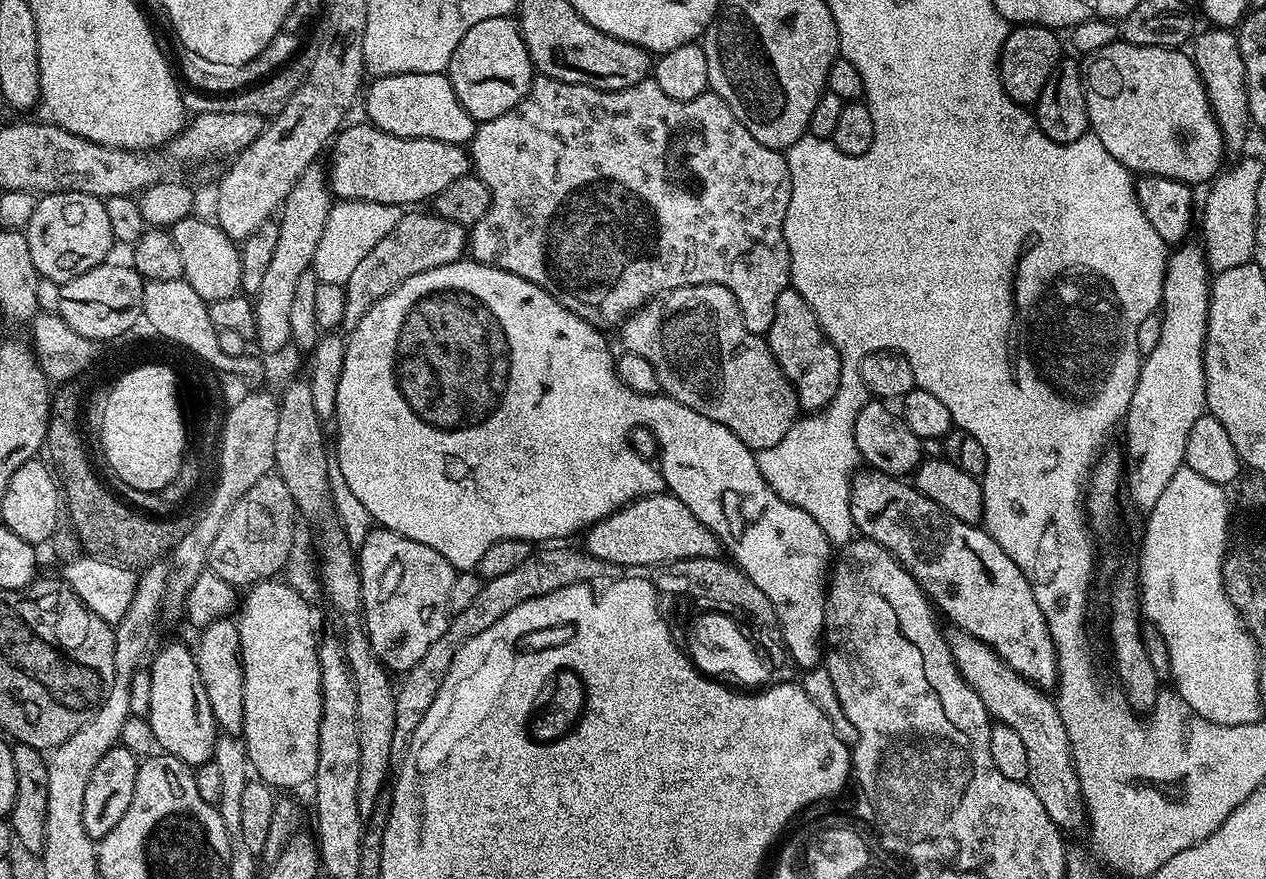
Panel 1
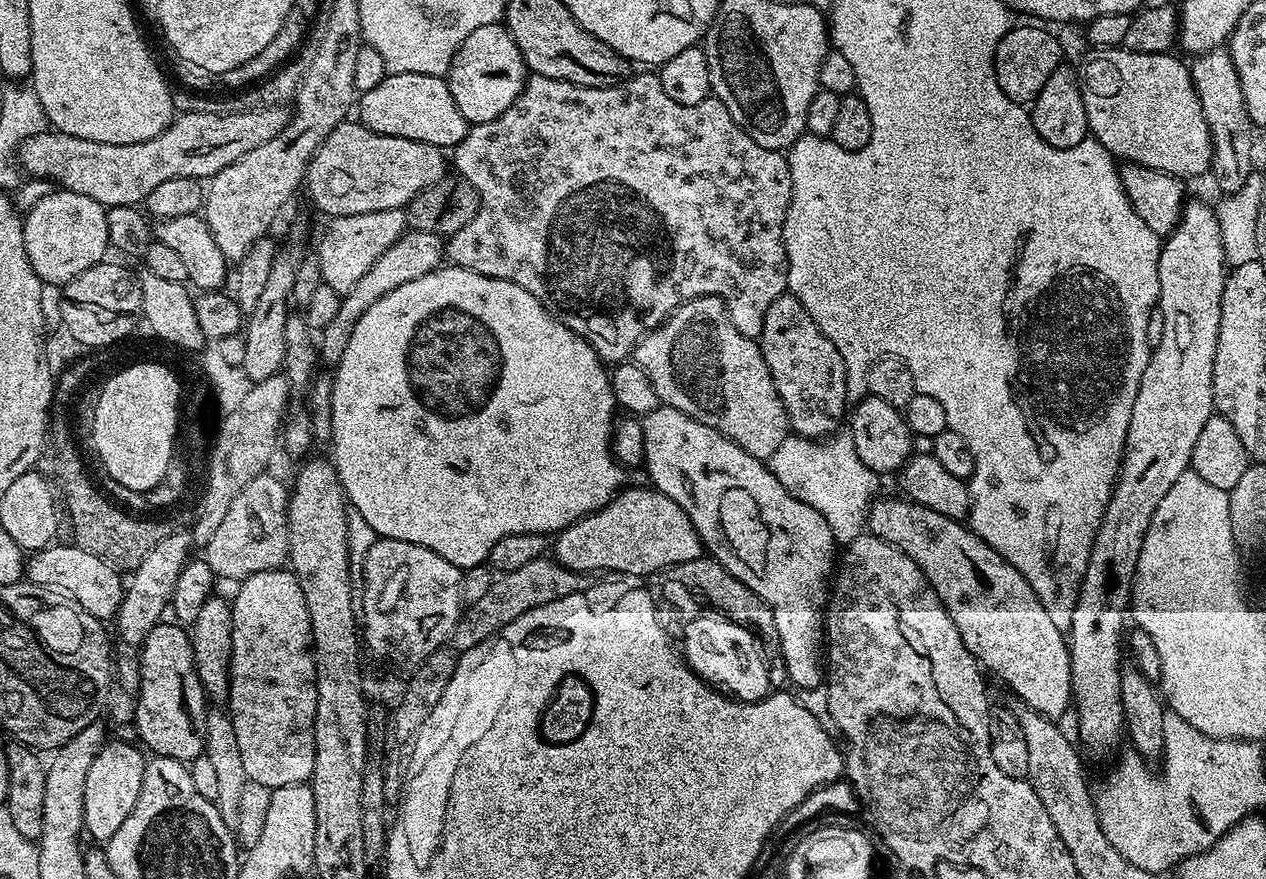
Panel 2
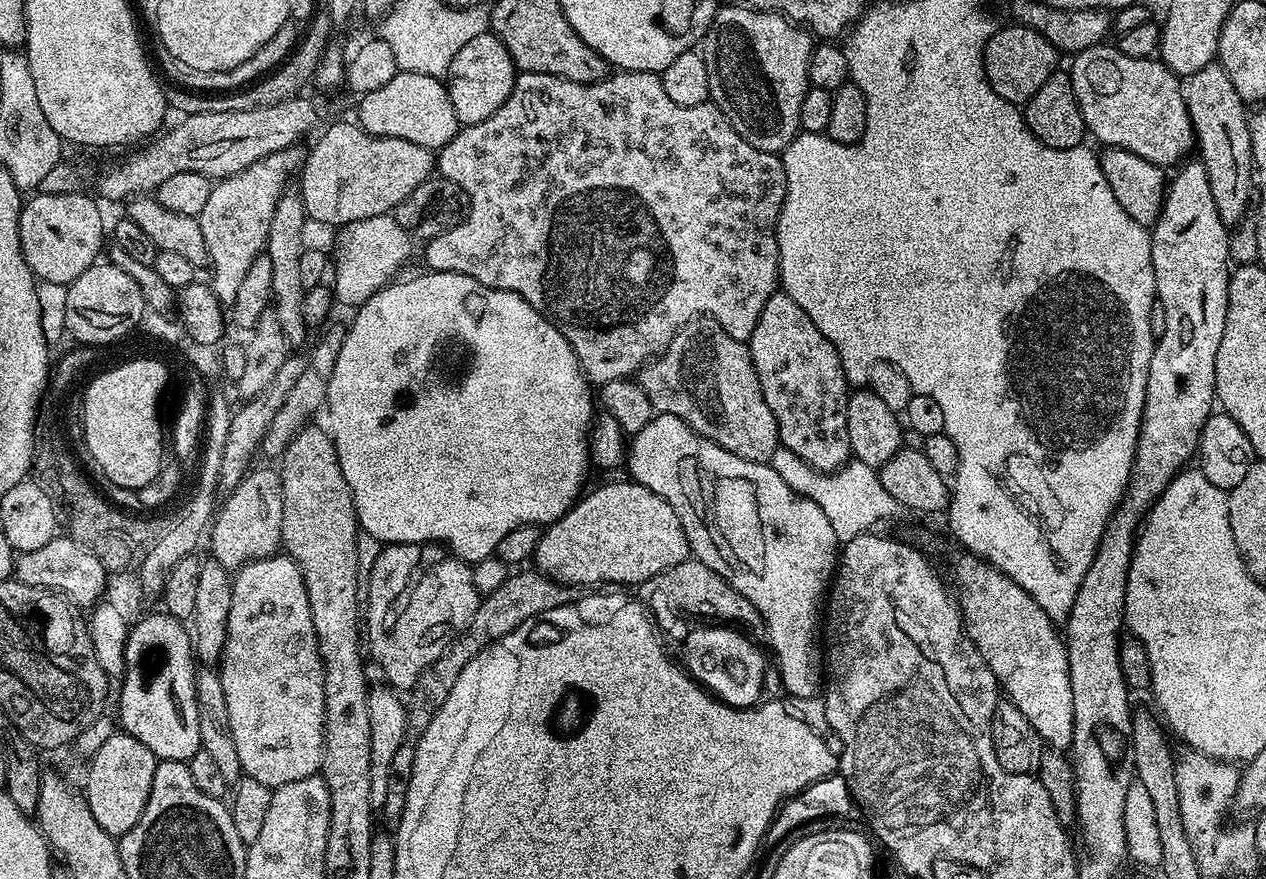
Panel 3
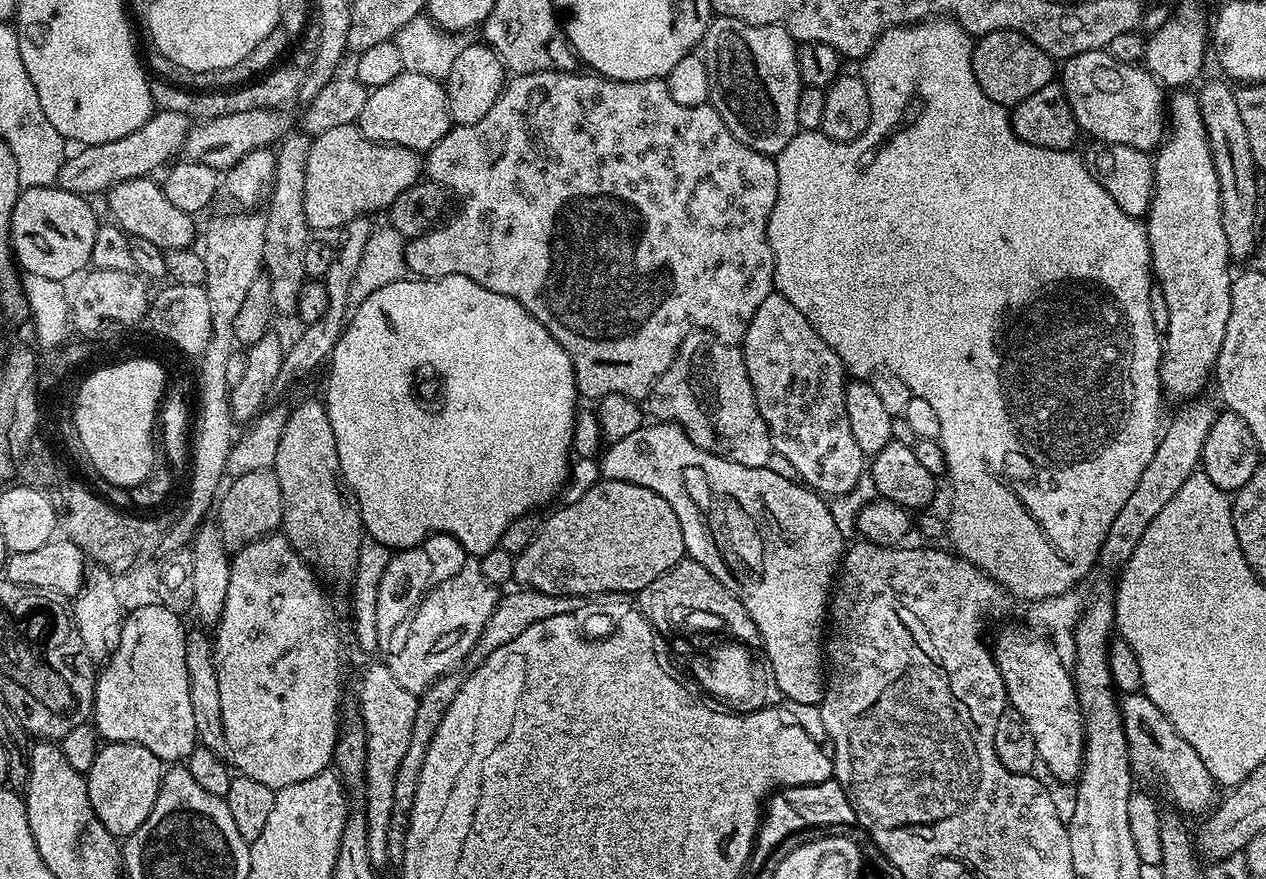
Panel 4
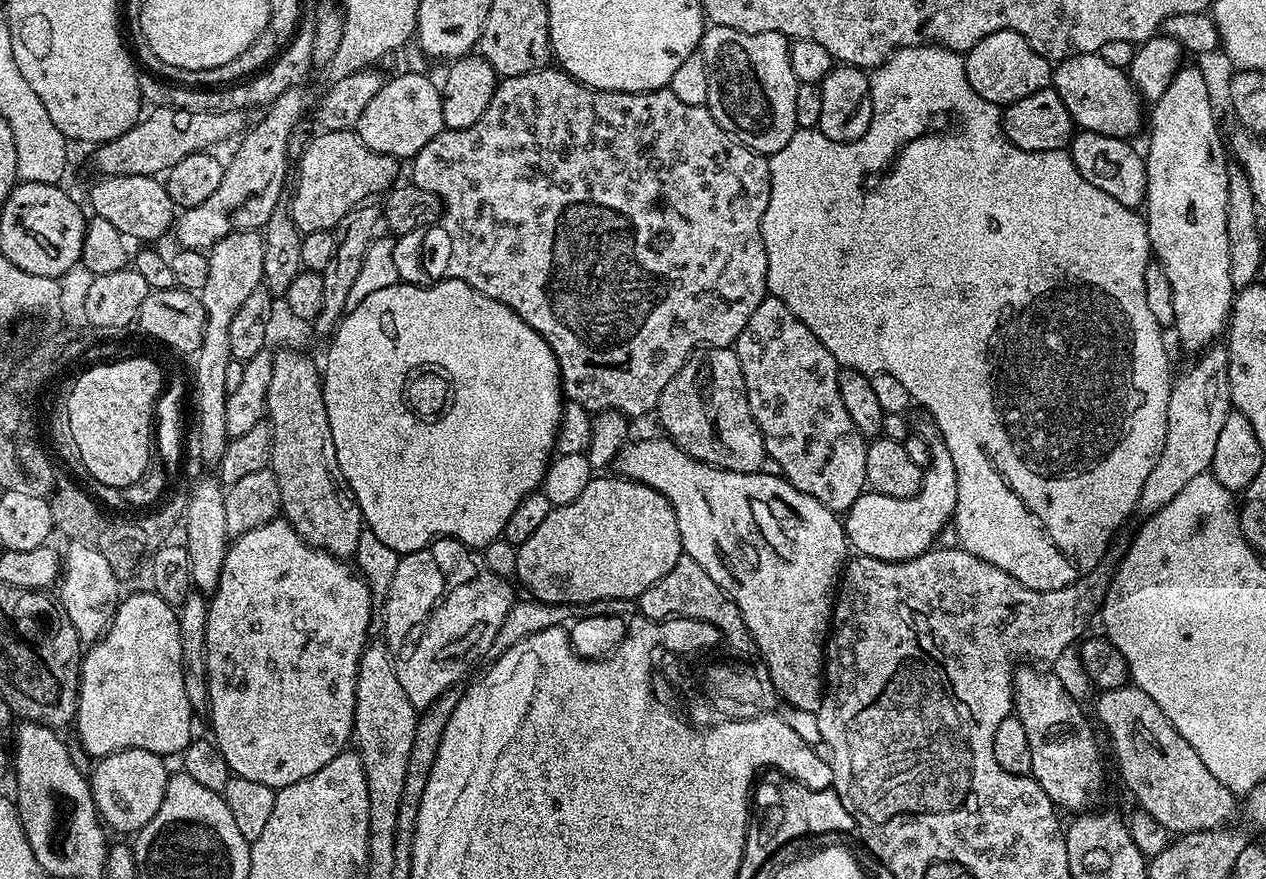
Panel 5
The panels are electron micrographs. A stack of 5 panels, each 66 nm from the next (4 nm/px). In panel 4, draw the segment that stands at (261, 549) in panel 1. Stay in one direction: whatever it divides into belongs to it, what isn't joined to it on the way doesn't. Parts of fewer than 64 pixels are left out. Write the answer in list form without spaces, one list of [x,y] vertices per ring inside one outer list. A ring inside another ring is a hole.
[[[257,470],[255,474],[242,474],[235,477],[231,483],[223,489],[218,500],[218,508],[220,504],[218,523],[225,546],[230,550],[239,550],[250,542],[273,535],[283,525],[282,490],[278,486],[276,473],[272,470]]]

